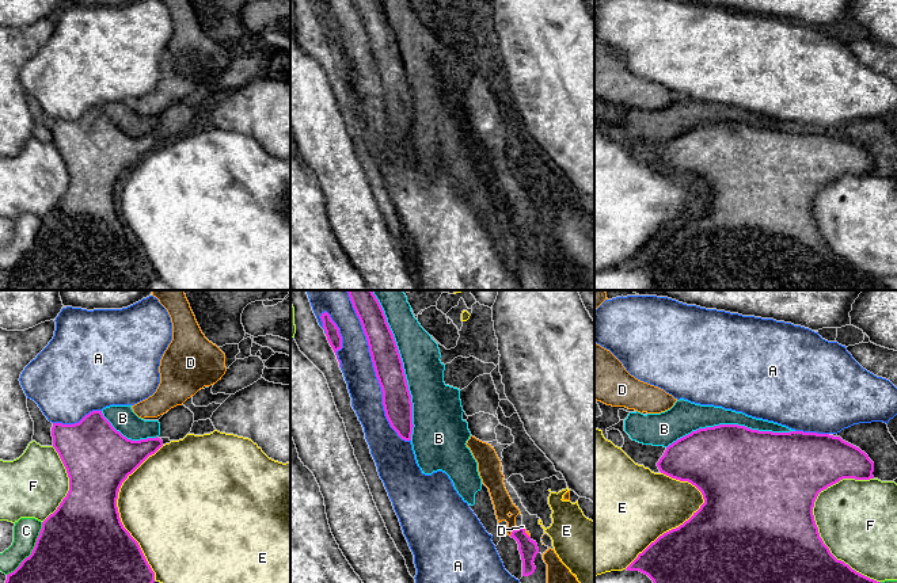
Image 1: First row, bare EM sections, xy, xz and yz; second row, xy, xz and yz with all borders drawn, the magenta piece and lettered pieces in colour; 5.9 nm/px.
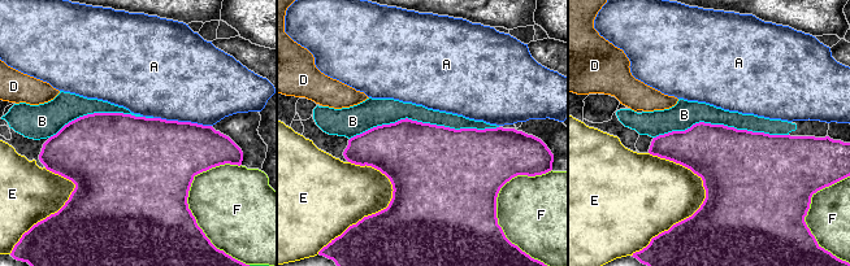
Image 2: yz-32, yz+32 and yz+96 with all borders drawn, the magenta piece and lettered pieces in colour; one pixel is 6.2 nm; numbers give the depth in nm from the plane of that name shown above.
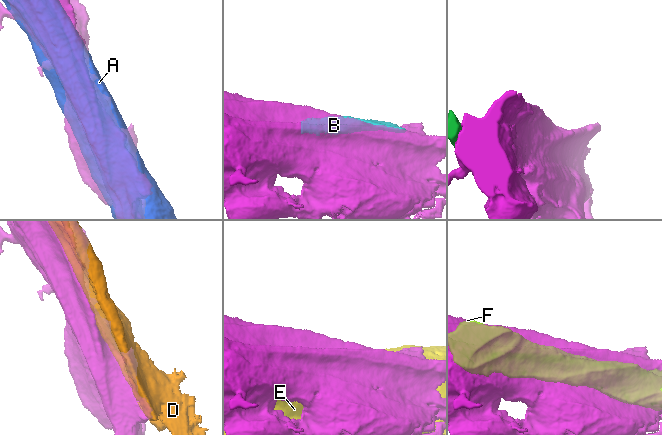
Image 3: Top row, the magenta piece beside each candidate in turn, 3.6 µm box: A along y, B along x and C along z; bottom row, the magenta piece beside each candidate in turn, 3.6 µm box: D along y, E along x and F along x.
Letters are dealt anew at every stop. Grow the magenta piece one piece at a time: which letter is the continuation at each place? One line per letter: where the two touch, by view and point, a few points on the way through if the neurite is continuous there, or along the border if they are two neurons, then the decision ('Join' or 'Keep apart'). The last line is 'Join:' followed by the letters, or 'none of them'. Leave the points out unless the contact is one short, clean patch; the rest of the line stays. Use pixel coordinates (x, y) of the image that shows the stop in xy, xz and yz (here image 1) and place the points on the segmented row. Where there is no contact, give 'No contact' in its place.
A: Touches magenta at xz (375, 369). Keep apart
B: Touches magenta at xz (402, 365). Keep apart
C: Touches magenta at xy (33, 549). Keep apart
D: Touches magenta at xz (512, 532). Keep apart
E: Touches magenta at xy (117, 510). Keep apart
F: Touches magenta at yz (818, 536). Keep apart
Join: none of them

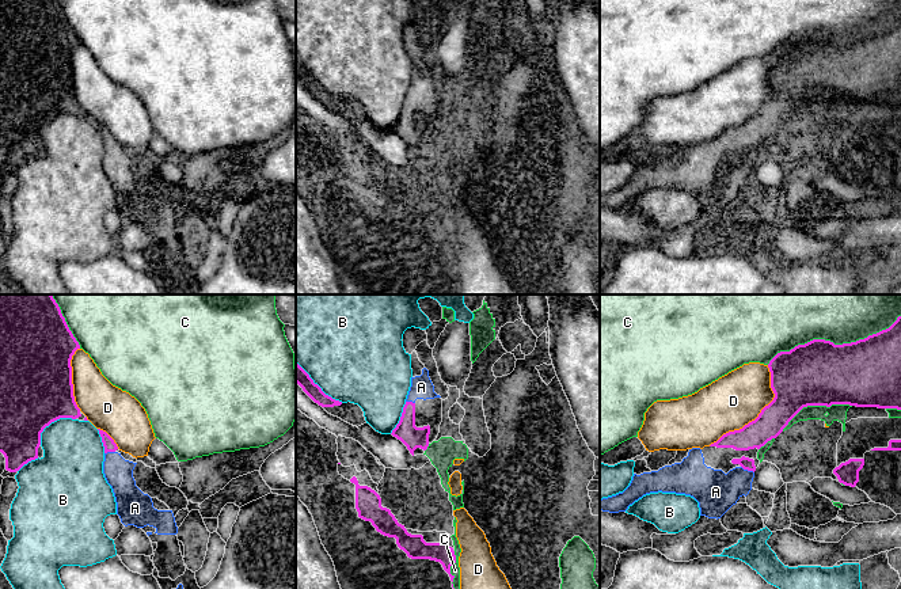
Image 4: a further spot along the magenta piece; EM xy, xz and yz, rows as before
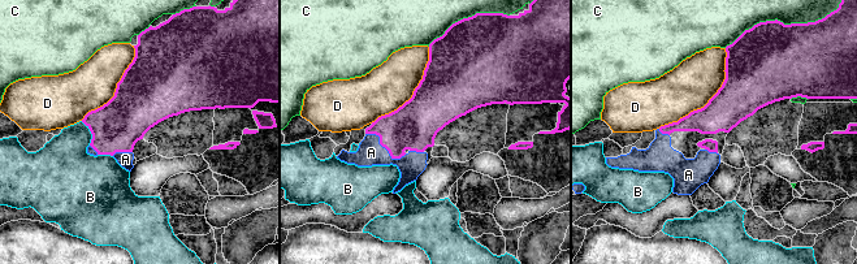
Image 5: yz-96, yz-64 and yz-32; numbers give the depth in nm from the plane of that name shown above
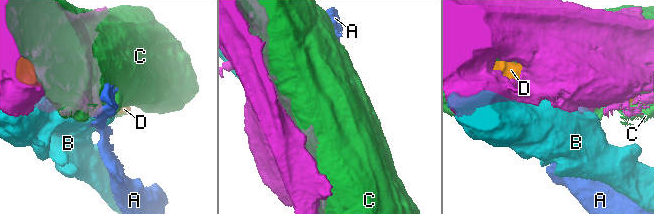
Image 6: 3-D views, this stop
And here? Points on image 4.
A: Touches magenta at yz (748, 470). Path across: yz (746, 463), (748, 470), (733, 485), (715, 491). Join
B: Touches magenta at xz (318, 386). Keep apart
C: Touches magenta at yz (833, 344). Keep apart
D: Touches magenta at yz (759, 415). Keep apart
Join: A

